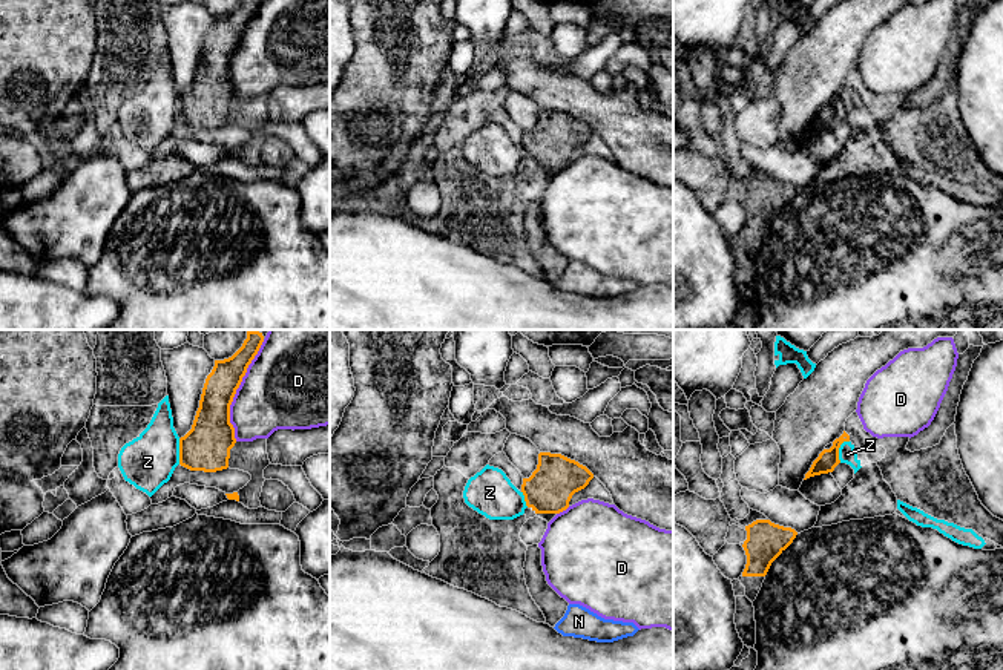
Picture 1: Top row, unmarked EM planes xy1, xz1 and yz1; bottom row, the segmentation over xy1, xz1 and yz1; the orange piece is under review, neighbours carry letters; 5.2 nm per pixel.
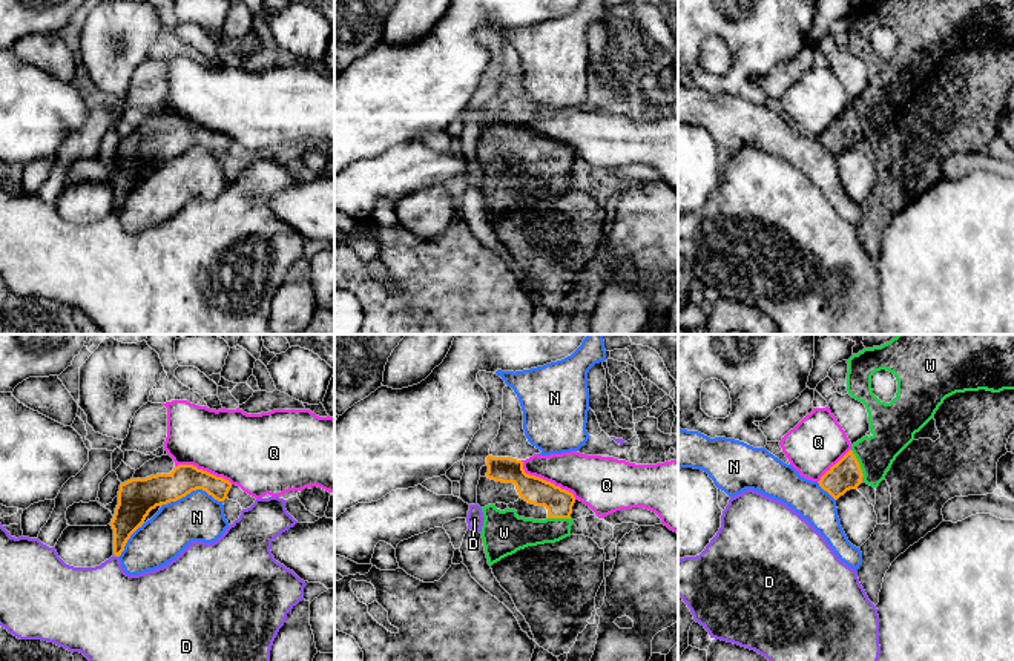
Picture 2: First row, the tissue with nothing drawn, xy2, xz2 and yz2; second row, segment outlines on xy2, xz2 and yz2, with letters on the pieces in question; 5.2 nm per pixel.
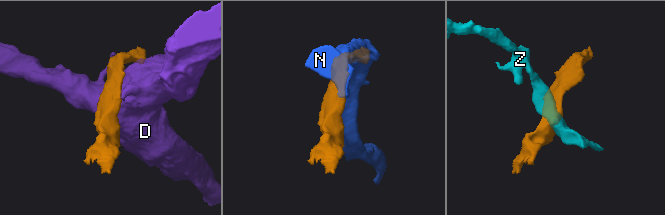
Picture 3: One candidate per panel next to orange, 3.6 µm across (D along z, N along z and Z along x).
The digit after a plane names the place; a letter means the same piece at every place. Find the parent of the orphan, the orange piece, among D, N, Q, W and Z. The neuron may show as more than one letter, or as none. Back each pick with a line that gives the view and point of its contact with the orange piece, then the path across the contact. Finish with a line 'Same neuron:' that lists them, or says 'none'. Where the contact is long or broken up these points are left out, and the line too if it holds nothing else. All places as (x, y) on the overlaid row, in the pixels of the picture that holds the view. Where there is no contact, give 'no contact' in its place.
W: yz2 (858, 463) | across yz2 (846, 474), (858, 463), (893, 431)
Same neuron: W

